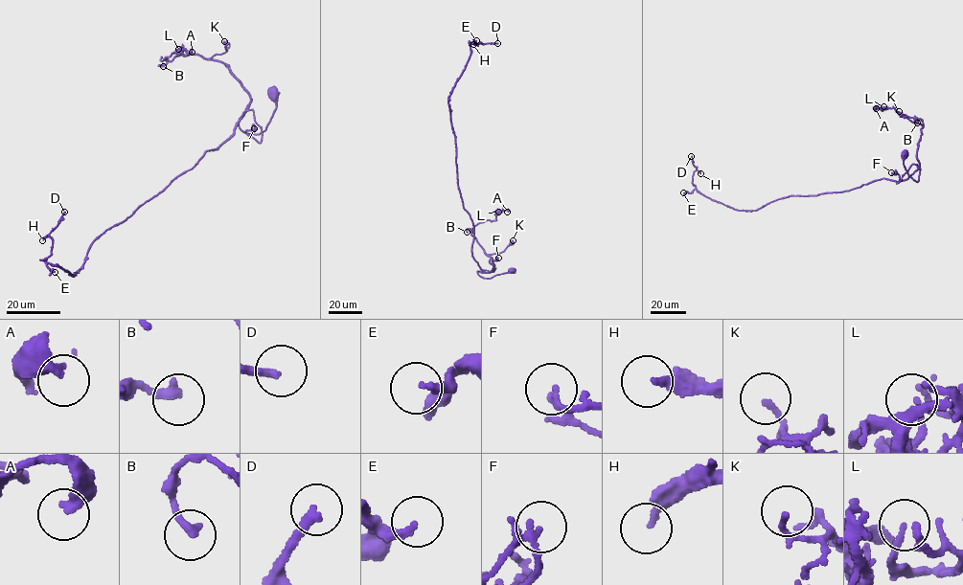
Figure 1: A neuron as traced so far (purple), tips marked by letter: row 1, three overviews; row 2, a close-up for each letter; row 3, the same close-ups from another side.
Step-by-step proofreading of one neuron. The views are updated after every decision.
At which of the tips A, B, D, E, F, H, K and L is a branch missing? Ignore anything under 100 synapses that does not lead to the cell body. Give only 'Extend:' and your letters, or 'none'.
Extend: D, E

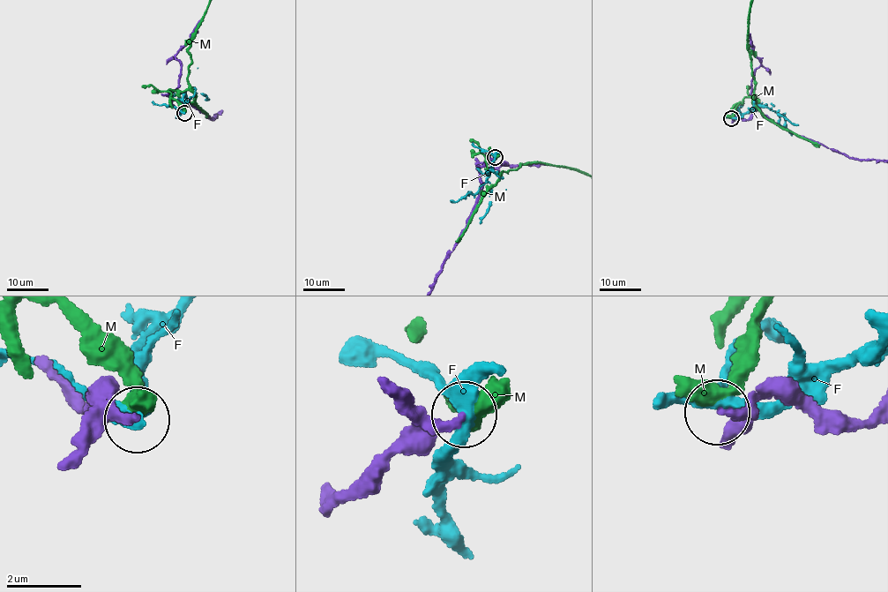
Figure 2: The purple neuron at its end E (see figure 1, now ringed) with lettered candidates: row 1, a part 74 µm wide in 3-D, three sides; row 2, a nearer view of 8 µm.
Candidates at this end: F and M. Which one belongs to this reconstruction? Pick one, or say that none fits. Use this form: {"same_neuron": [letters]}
{"same_neuron": []}

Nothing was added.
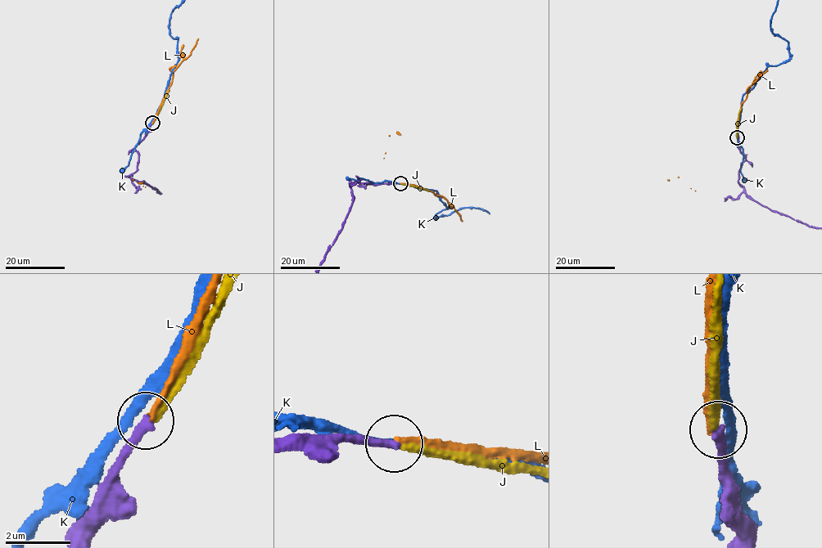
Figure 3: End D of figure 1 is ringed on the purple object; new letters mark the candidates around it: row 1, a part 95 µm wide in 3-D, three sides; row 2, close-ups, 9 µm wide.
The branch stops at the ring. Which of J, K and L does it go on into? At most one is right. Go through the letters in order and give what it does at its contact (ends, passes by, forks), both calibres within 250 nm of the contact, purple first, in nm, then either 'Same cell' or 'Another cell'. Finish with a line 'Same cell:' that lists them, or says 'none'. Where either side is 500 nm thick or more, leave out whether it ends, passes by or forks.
J: It ends there. Thickness 280 nm (purple) against 220 nm. Same cell
K: It passes by. Thickness 320 nm (purple) against 240 nm. Another cell
L: It ends there. Thickness 280 nm (purple) against 240 nm. Another cell
Same cell: J

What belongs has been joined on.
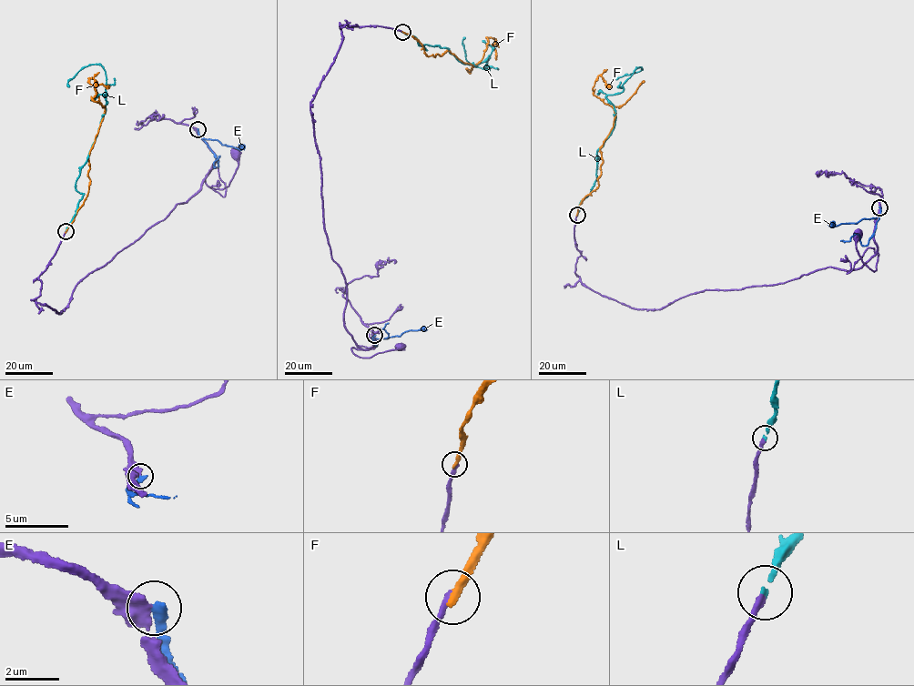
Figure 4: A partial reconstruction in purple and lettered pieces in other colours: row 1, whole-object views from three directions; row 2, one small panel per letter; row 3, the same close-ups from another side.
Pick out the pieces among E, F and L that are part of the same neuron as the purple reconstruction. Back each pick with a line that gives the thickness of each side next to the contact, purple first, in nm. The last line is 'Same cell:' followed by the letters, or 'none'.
L: calibres 240 and 170 nm
Same cell: L

